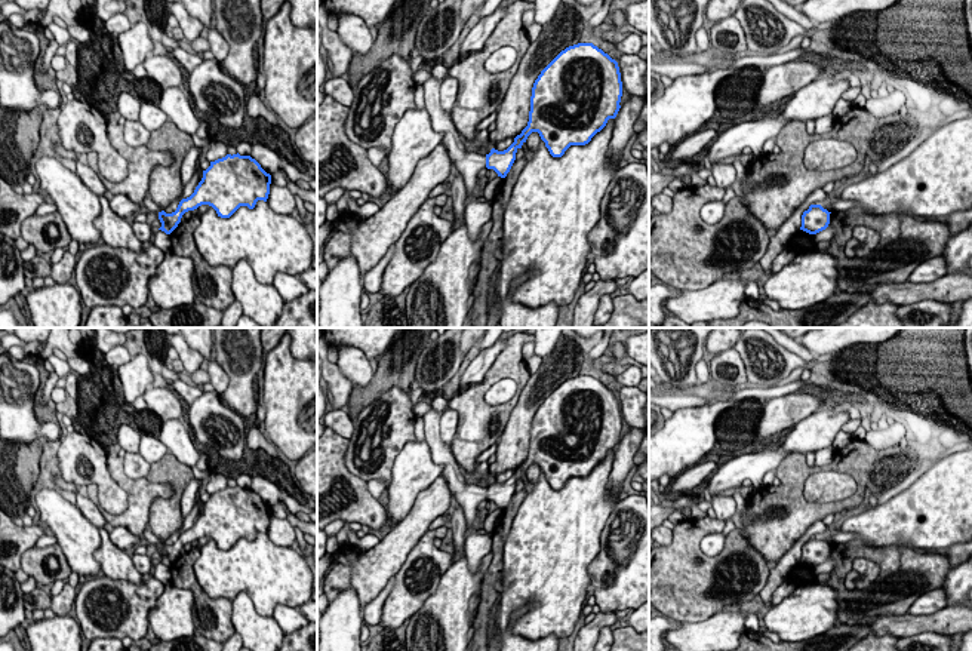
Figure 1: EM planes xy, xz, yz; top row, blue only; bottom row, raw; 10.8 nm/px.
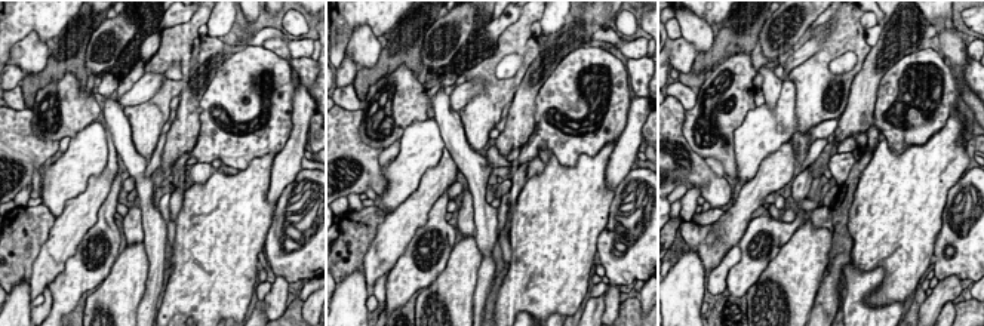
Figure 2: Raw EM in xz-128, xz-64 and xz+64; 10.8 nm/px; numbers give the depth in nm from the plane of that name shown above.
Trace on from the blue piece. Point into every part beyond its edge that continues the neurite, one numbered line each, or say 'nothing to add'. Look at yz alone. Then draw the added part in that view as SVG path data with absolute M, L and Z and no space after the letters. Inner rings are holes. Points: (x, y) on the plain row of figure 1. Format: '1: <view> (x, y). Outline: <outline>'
nothing to add

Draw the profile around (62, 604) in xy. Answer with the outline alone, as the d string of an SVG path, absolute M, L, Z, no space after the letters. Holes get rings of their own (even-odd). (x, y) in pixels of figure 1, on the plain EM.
M65 581L59 595L52 596L52 611L55 615L73 614L77 589Z

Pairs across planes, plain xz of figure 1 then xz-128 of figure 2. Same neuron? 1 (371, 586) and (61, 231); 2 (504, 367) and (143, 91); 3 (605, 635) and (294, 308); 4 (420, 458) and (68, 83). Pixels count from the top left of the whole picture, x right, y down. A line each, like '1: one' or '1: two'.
1: one
2: two
3: two
4: two

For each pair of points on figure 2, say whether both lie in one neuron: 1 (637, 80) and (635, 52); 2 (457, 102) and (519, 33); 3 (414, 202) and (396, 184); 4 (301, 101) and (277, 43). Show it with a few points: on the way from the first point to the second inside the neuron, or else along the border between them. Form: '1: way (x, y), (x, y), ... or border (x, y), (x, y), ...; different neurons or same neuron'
1: border (642, 57), (629, 60); different neurons
2: border (480, 79), (482, 89), (458, 110); different neurons
3: border (429, 168), (418, 187), (387, 214); different neurons
4: border (292, 68), (308, 92); different neurons

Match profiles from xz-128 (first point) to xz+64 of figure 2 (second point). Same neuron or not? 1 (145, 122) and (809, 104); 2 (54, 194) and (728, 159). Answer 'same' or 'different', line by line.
1: same
2: different

